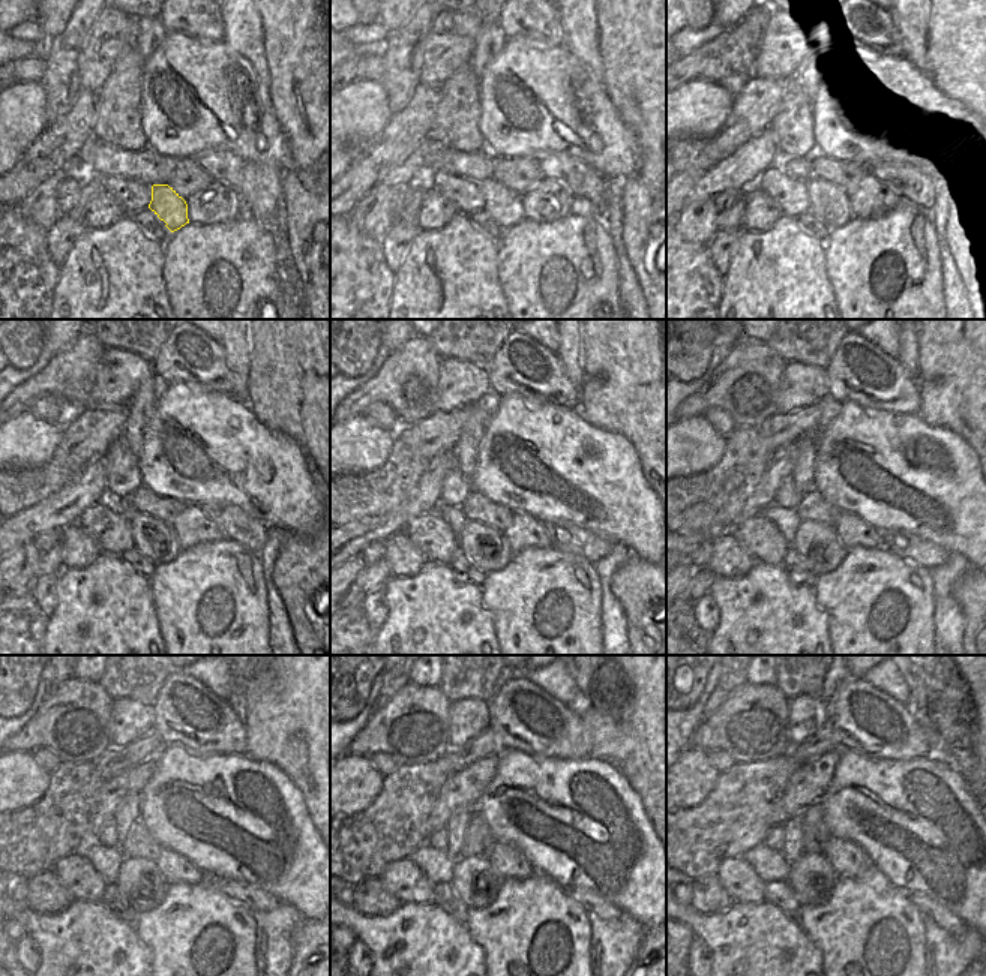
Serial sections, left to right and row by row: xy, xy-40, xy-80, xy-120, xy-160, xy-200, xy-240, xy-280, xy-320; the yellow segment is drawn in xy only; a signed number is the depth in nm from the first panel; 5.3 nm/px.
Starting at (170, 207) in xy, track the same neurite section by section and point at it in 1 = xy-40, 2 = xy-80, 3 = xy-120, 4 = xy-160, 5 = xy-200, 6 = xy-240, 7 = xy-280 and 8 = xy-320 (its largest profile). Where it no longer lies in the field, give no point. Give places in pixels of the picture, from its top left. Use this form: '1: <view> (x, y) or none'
1: xy-40 (500, 203)
2: xy-80 (832, 204)
3: xy-120 (159, 540)
4: xy-160 (494, 543)
5: xy-200 (839, 550)
6: xy-240 (153, 888)
7: xy-280 (489, 888)
8: xy-320 (827, 888)

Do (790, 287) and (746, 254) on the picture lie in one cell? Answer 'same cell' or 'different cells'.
same cell

